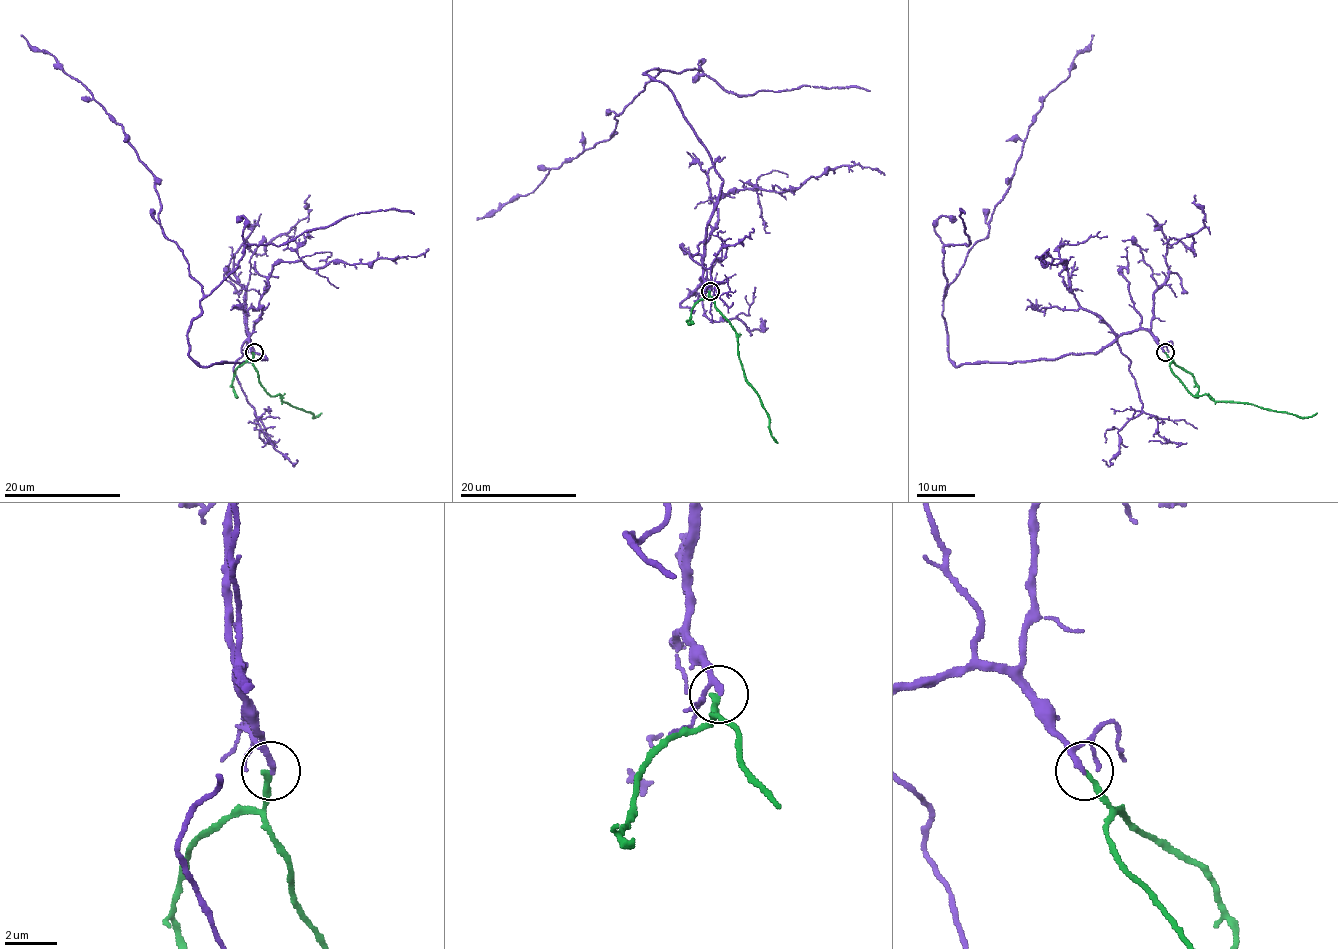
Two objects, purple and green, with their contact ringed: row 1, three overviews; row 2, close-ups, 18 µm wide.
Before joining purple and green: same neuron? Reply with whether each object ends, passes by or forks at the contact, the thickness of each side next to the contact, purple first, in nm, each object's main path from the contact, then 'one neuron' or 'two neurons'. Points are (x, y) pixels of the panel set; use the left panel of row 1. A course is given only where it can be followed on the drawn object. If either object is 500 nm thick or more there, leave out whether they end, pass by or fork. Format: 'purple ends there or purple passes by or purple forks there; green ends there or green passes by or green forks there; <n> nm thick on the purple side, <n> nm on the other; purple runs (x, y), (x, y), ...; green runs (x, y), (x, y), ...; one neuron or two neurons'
purple passes by; green ends there; 150 nm thick on the purple side, 200 nm on the other; purple runs (254, 352), (247, 329), (267, 358), (188, 354), (202, 285), (164, 233), (155, 178), (21, 35); green runs (254, 352), (253, 361), (258, 383), (271, 396), (280, 396), (285, 403), (314, 417), (321, 412); two neurons

